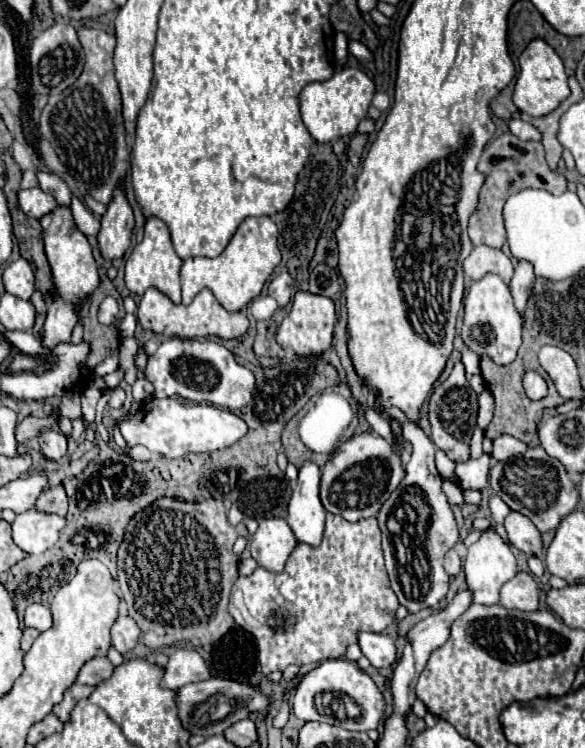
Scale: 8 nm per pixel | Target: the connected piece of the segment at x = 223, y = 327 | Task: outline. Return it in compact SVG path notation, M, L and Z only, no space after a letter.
M149 288L139 302L137 318L143 326L143 330L151 330L157 336L179 336L179 338L191 338L191 340L193 338L205 338L205 336L217 336L223 340L233 340L233 338L243 336L247 326L249 326L243 312L235 312L235 314L227 312L217 302L213 292L207 288L201 290L189 306L183 306L183 304L175 306L165 294L161 294L155 288Z

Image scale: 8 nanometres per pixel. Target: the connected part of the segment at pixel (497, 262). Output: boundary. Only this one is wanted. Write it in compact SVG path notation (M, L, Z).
M485 244L473 248L469 258L463 262L463 270L471 280L479 280L487 272L499 274L505 282L509 282L513 276L513 264L509 256L505 256L497 248L487 248Z

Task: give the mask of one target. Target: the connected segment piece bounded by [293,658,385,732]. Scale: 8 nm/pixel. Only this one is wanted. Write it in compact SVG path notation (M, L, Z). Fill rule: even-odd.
M335 658L335 660L323 660L317 668L311 668L307 670L305 674L301 674L301 680L295 688L295 698L293 698L293 712L299 720L303 722L311 722L311 720L319 720L319 722L329 722L329 724L337 724L341 728L347 728L347 730L361 730L361 732L367 732L367 730L373 730L377 728L381 722L383 722L383 712L385 712L385 700L381 696L381 690L375 686L375 682L351 660L345 660L345 658ZM331 690L337 690L337 692L343 692L347 696L351 696L355 700L355 704L361 708L361 716L357 720L337 720L335 716L323 716L315 710L315 694L319 692L331 692Z

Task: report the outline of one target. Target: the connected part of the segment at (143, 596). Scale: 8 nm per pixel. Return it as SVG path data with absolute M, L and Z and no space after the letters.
M163 498L131 518L117 558L119 594L127 602L129 616L139 624L141 642L147 648L161 650L183 640L189 640L195 648L199 648L207 642L217 642L231 630L233 618L227 612L227 604L231 586L237 580L239 562L233 554L233 544L241 534L245 534L243 526L231 526L227 522L225 508L219 500L187 504L181 500Z

